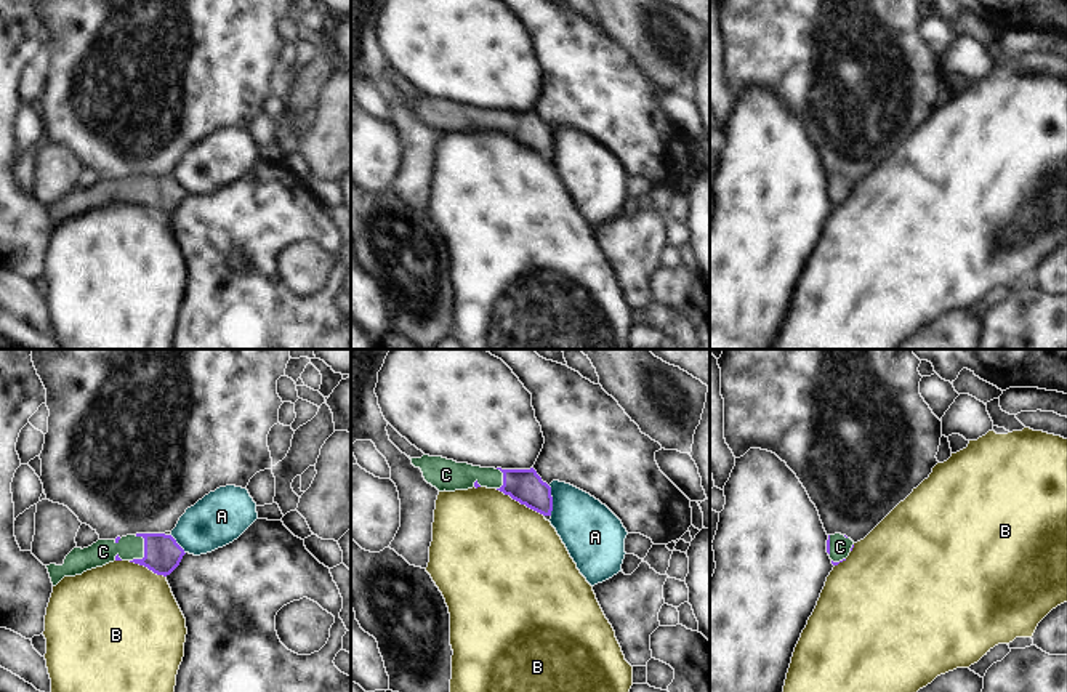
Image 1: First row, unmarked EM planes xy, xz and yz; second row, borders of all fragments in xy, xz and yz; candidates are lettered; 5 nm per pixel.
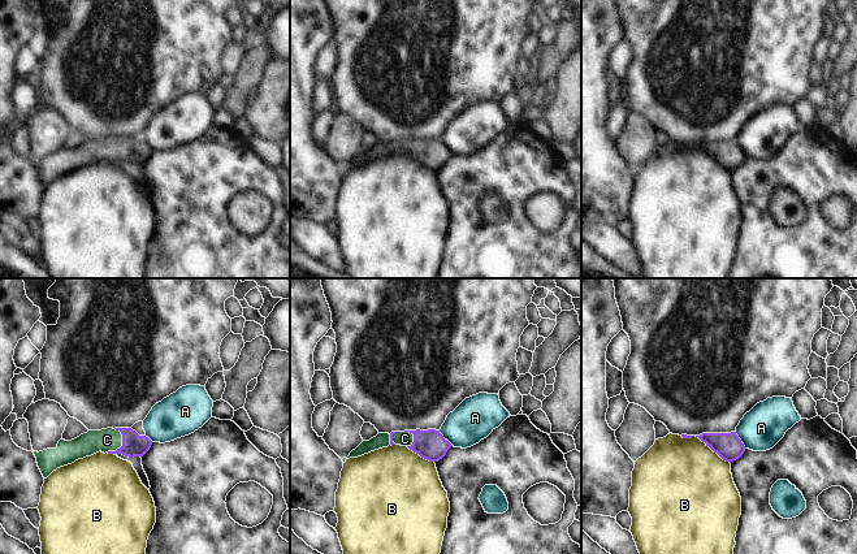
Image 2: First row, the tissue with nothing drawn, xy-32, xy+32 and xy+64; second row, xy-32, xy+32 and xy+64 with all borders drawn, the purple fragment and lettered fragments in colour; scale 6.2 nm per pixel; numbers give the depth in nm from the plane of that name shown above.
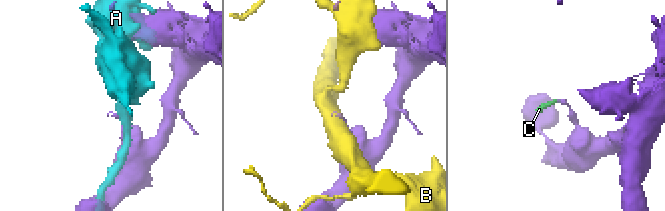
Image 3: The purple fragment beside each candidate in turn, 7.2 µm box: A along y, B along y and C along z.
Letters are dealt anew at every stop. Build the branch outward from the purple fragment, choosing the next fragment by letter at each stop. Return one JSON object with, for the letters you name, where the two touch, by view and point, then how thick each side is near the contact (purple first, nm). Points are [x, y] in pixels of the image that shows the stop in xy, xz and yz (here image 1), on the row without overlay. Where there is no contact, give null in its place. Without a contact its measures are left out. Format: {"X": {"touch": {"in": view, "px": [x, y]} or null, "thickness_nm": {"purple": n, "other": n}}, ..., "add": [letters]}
{"C": {"touch": {"in": "xy", "px": [144, 194]}, "thickness_nm": {"purple": 190, "other": 120}}, "add": ["C"]}

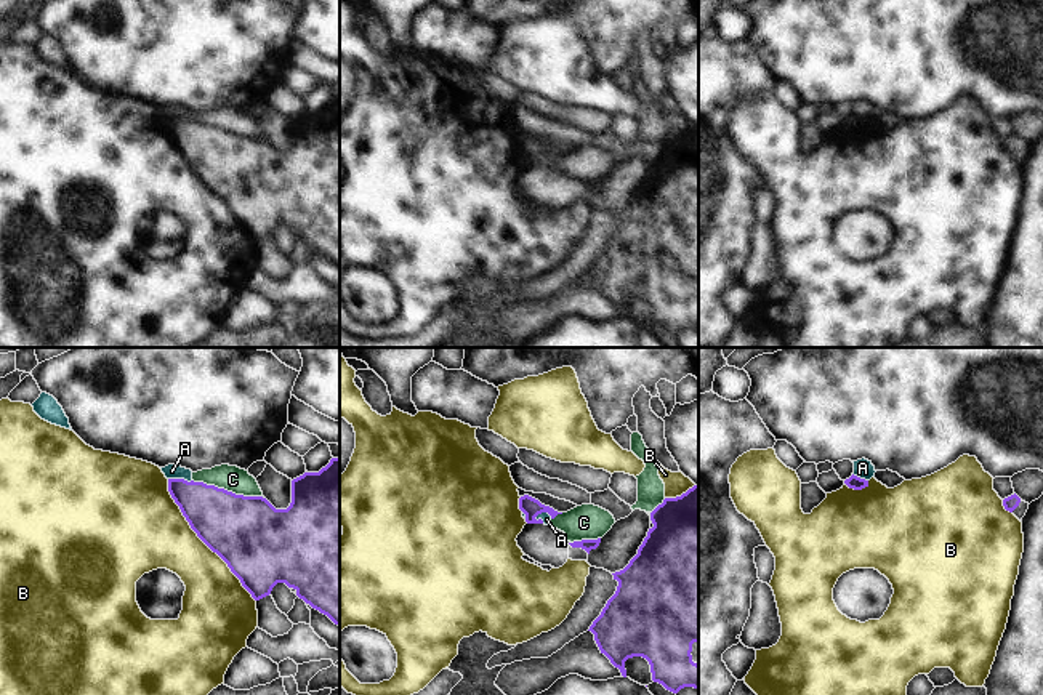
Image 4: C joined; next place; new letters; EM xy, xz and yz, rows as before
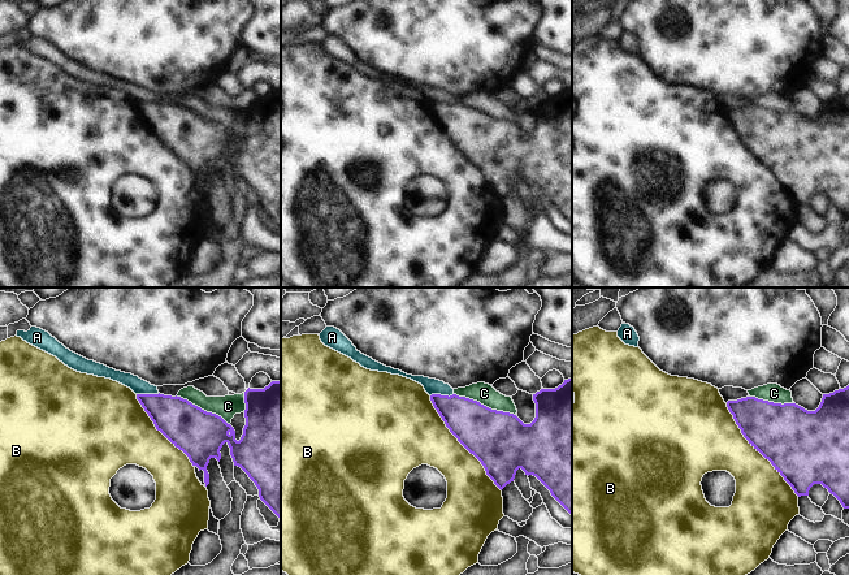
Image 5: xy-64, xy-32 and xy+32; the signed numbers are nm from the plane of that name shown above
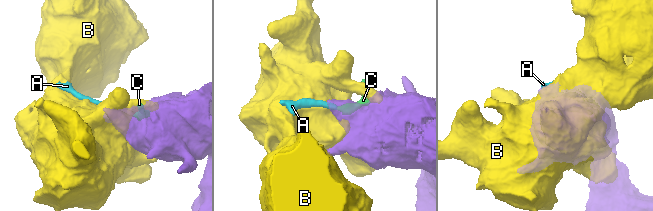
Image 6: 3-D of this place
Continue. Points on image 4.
{"add": []}

